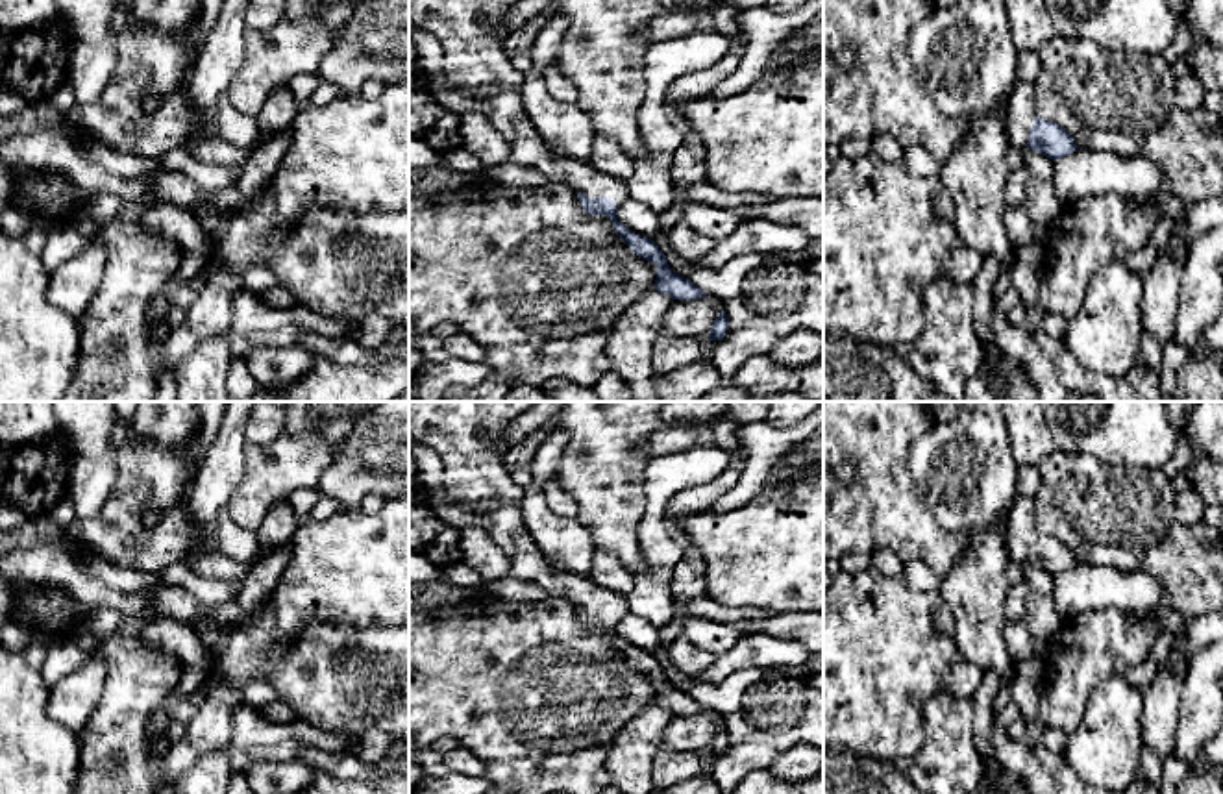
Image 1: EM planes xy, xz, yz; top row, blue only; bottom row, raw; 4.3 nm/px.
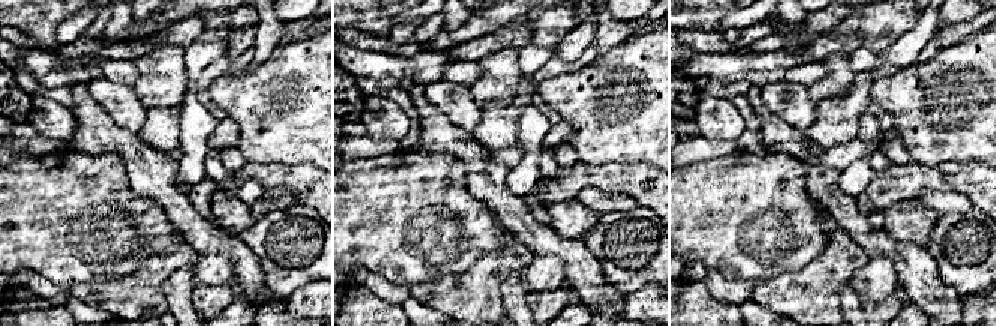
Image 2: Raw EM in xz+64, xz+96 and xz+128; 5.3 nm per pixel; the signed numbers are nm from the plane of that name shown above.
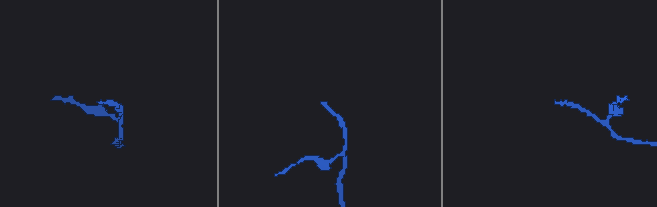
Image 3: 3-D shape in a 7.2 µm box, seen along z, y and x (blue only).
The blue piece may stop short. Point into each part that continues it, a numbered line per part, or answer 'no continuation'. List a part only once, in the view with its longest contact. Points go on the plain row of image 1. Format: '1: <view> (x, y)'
1: xz (531, 578)

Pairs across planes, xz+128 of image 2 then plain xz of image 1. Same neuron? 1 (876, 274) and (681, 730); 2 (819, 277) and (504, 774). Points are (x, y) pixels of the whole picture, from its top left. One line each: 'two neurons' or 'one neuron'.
1: one neuron
2: one neuron

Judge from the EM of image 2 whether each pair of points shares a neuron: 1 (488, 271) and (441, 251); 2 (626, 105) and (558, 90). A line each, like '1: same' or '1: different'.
1: different
2: same

